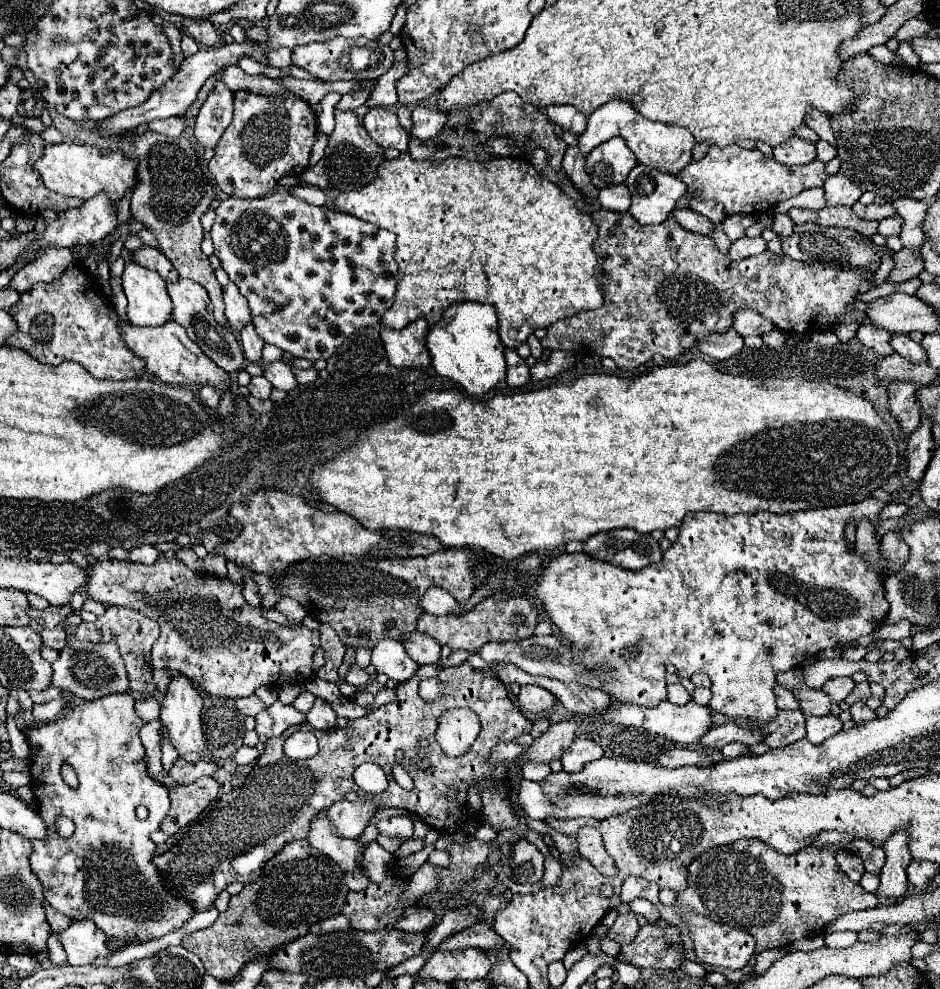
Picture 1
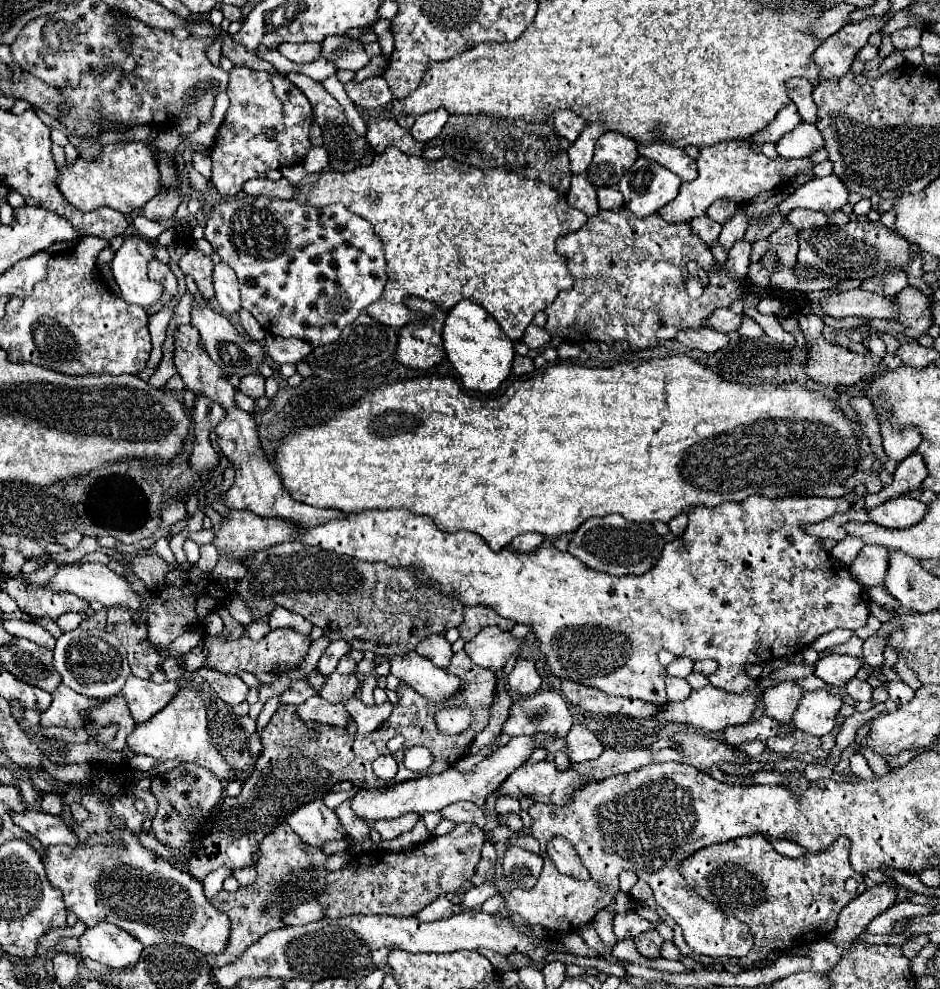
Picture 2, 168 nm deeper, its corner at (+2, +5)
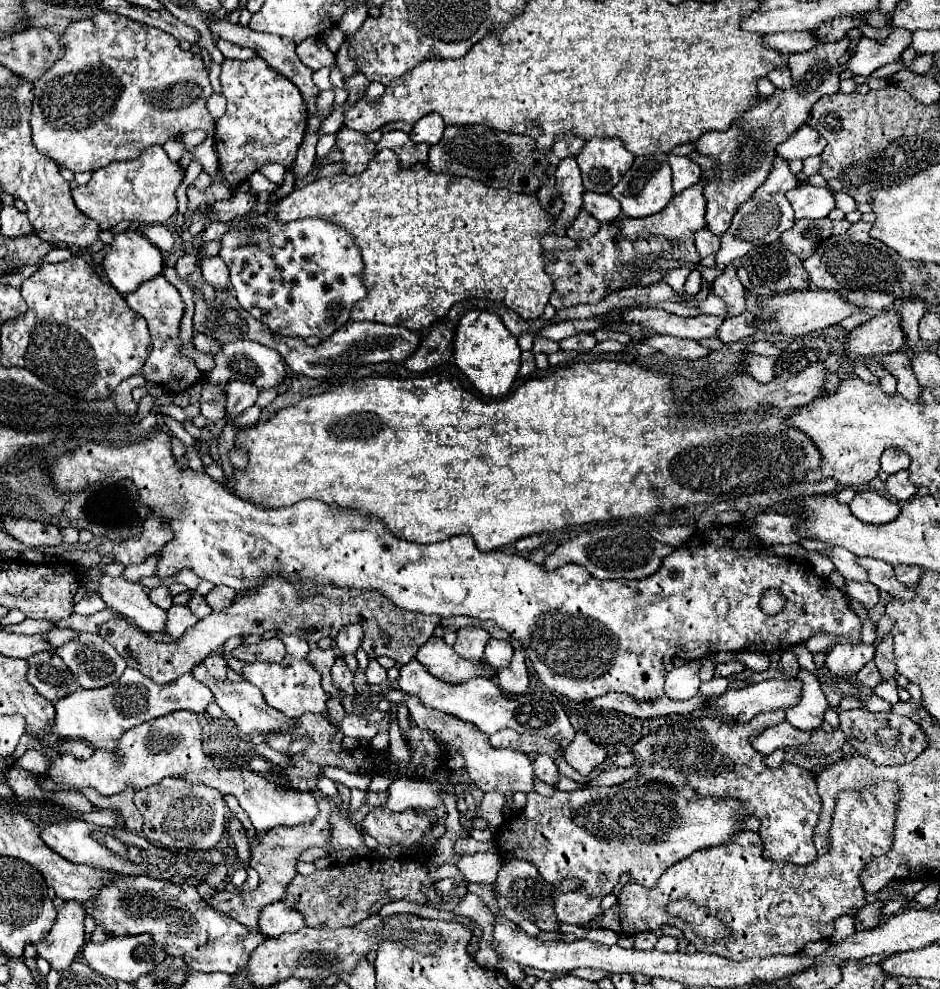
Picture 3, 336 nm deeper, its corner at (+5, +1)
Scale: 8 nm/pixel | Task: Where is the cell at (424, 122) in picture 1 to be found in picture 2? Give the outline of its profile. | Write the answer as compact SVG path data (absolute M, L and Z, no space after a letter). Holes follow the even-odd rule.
M437 109L437 111L431 111L431 113L425 113L425 115L419 115L415 125L411 127L411 135L417 139L417 141L429 141L429 139L435 139L443 125L447 123L449 119L449 113L445 109Z

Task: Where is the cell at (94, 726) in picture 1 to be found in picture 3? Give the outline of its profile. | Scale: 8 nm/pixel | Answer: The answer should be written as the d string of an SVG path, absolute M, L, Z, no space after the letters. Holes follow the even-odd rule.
M116 875L114 883L102 887L94 899L96 905L84 909L108 931L114 935L150 933L156 943L164 943L164 949L170 955L184 959L184 963L198 973L240 973L248 965L250 953L268 939L258 929L248 929L236 919L210 907L192 885L164 883L144 875Z

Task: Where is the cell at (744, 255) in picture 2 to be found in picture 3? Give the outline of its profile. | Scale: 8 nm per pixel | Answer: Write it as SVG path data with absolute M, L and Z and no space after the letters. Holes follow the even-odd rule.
M728 265L724 269L724 273L712 283L714 293L726 303L728 307L728 317L740 315L742 311L746 311L746 303L744 303L744 287L736 277L736 269L732 265Z

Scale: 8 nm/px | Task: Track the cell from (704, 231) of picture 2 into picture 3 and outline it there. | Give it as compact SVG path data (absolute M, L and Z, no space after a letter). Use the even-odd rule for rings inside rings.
M702 229L700 233L696 233L694 245L698 249L700 259L704 259L704 257L710 257L710 255L716 255L716 251L720 249L720 239L716 235L712 235L708 229Z

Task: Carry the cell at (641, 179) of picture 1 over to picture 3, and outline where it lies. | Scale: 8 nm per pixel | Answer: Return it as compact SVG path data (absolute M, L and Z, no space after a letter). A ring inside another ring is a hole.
M654 153L654 155L636 157L634 165L628 169L628 173L612 189L612 195L622 205L622 213L626 217L648 217L648 215L660 213L670 203L670 199L674 197L672 169L668 165L668 155L666 153Z

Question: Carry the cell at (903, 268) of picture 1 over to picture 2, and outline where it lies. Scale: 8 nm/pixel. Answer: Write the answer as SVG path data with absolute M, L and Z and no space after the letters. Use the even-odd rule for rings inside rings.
M889 269L885 273L879 273L879 275L863 281L861 289L871 291L871 293L879 293L879 295L887 295L887 297L895 297L907 285L909 285L907 273L903 269Z

